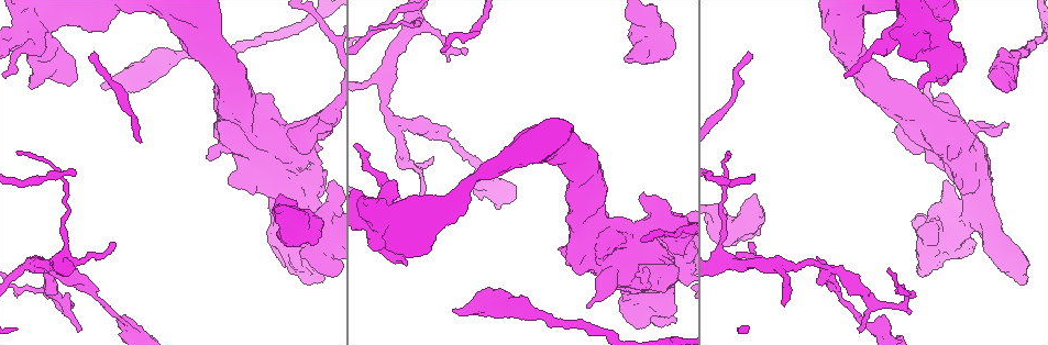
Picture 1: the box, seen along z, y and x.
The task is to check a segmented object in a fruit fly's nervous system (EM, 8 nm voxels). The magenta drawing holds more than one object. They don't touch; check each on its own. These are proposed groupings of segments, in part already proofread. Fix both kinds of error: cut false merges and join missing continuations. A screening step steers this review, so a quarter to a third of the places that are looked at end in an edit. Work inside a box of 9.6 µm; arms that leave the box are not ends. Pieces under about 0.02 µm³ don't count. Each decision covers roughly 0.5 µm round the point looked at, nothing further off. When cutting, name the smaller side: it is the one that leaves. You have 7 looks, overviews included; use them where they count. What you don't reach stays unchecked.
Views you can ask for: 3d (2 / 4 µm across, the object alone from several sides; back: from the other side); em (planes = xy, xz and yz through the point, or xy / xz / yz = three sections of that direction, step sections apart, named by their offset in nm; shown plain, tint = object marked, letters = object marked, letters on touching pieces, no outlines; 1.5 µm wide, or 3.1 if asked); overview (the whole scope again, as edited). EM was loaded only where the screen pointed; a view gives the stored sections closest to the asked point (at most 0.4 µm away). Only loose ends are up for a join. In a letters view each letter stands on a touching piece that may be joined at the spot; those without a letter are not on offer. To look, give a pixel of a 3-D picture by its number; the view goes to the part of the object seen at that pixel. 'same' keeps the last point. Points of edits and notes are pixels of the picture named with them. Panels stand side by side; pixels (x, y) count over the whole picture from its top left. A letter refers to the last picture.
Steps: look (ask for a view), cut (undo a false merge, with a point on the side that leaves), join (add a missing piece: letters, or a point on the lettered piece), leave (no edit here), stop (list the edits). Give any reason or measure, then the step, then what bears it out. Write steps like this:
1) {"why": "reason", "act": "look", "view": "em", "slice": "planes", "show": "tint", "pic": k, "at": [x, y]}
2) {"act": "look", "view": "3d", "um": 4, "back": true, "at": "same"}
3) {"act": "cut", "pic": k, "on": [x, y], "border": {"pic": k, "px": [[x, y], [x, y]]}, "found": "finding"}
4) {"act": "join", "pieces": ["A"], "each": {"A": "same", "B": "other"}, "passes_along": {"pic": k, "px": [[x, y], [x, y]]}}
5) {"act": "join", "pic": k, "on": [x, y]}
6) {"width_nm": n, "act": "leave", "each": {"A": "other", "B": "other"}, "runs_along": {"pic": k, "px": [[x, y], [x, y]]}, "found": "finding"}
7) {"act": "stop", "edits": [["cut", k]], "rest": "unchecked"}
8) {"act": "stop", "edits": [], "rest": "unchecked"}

{"why": "sharp bend", "act": "look", "view": "em", "slice": "yz", "step": 8, "show": "letters", "pic": 1, "at": [932, 240]}

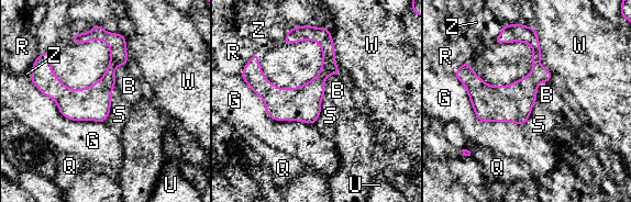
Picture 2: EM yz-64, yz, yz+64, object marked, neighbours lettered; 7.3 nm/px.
{"width_nm": 260, "act": "leave", "each": {"B": "other", "G": "other", "Q": "other", "R": "other", "S": "other", "U": "other", "W": "other", "Z": "other"}, "border": {"pic": 2, "px": [[453, 73], [478, 119], [521, 125]]}, "found": "all the same neuron"}

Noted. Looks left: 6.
{"why": "branch stops here", "act": "look", "view": "3d", "um": 4, "pic": 1, "at": [454, 312]}

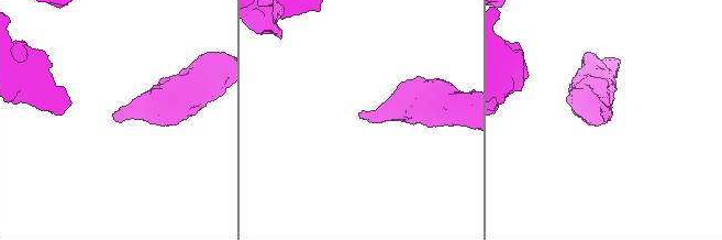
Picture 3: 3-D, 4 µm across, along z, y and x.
{"act": "look", "view": "em", "slice": "planes", "show": "letters", "pic": 3, "at": [358, 116]}

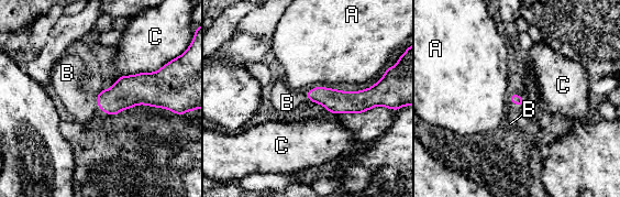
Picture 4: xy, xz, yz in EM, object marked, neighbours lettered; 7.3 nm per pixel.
{"longest_contact_nm": ["C", 340], "act": "join", "pieces": ["B"], "each": {"A": "other", "B": "same", "C": "other"}, "found": "the neuron continues"}

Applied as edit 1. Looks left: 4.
{"act": "look", "view": "overview"}

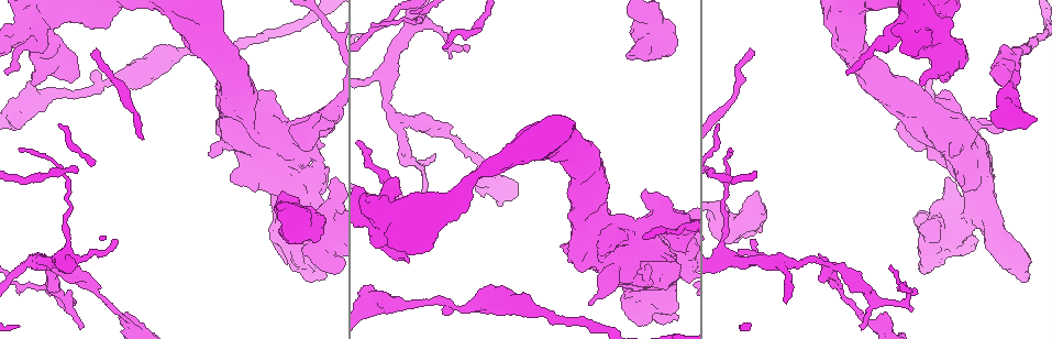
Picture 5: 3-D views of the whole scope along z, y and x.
{"why": "calibre changes", "act": "look", "view": "3d", "um": 2, "pic": 5, "at": [32, 98]}

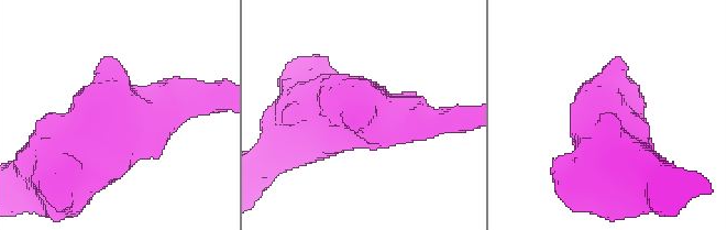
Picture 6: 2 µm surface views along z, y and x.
{"arm_widths_nm": [200, 500], "why": "shape alone is not enough", "act": "look", "view": "em", "slice": "planes", "show": "plain", "pic": 6, "at": [369, 108]}

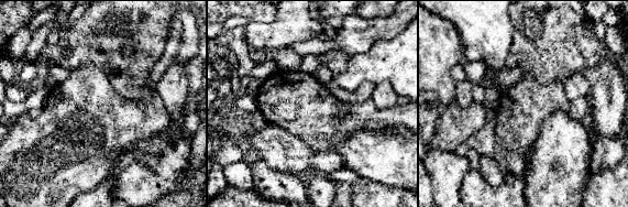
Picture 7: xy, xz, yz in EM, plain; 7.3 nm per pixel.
{"why": "what lies round it", "act": "look", "view": "em", "slice": "planes", "show": "letters", "at": "same"}

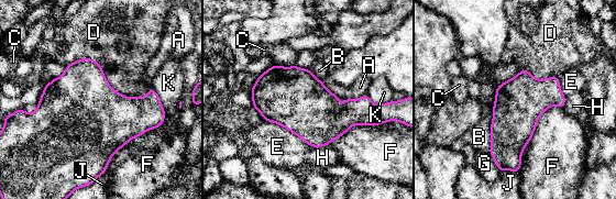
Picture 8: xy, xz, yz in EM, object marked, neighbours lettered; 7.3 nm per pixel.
{"act": "leave", "each": {"A": "other", "B": "other", "C": "other", "D": "other", "E": "other", "F": "other", "G": "other", "H": "other", "J": "other", "K": "other"}, "border": {"pic": 8, "px": [[66, 65], [91, 58], [133, 97]]}, "found": "continuous, no second neuron"}

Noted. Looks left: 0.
{"act": "stop", "edits": [["join", 4]], "rest": "unchecked"}

